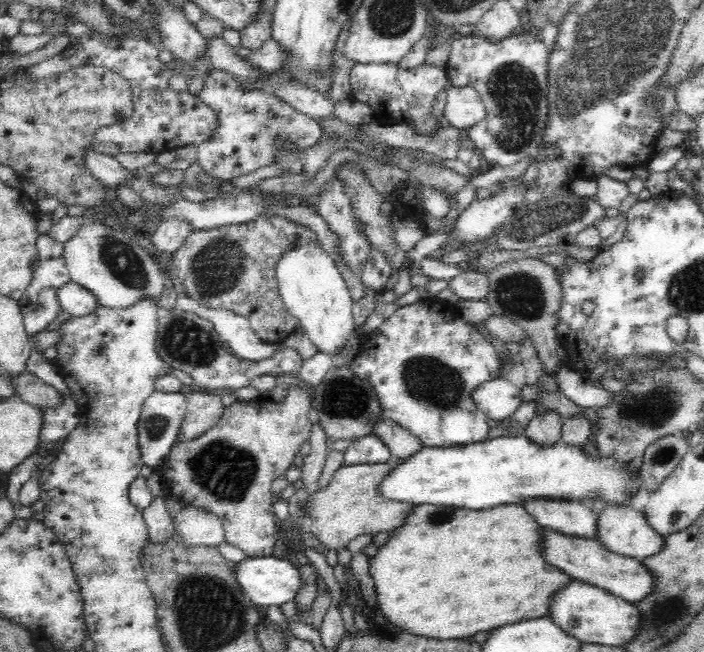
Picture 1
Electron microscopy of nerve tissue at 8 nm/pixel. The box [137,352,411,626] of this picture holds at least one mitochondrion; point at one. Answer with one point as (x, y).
(225, 472)

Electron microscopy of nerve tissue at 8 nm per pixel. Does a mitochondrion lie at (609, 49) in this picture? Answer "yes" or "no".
yes

